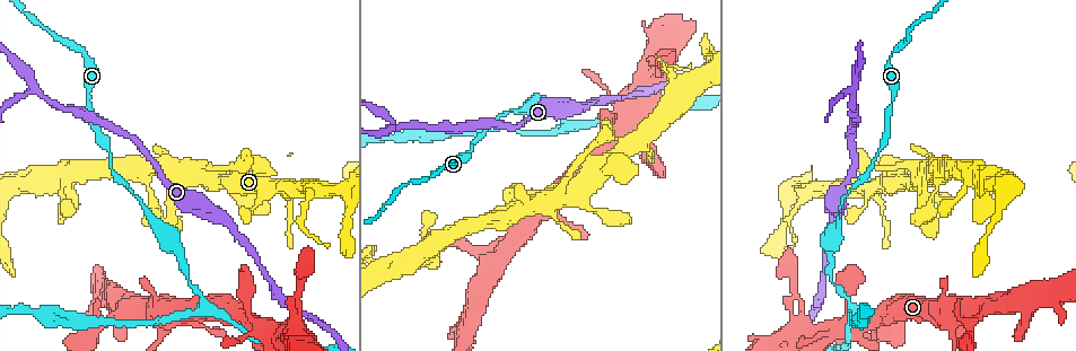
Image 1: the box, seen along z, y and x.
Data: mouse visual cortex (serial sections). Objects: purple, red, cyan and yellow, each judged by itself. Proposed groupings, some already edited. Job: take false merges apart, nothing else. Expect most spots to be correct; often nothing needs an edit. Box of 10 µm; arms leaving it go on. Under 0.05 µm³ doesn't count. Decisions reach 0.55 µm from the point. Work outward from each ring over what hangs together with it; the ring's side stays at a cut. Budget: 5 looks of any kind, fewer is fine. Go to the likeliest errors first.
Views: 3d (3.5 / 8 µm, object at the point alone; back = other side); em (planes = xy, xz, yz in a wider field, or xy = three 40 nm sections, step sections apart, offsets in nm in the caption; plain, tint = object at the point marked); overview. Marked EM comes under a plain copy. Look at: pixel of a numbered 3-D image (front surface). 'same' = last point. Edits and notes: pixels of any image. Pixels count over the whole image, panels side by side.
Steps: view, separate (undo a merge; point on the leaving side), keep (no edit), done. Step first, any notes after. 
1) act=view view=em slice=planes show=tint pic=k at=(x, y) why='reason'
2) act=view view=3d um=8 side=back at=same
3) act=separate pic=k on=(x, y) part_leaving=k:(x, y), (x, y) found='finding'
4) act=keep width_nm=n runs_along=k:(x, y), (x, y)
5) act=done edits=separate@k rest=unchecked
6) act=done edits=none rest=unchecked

act=view view=3d um=8 side=back pic=1 at=(403, 126) why='branch point'

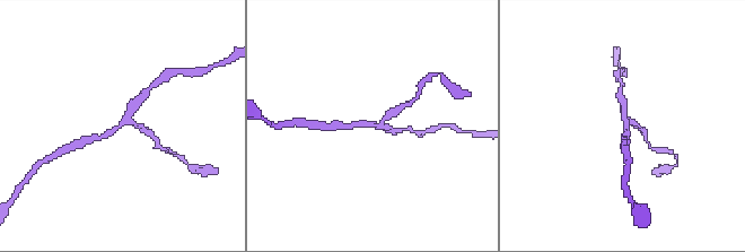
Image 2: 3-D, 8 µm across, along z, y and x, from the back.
act=view view=3d um=3.5 side=back at=same

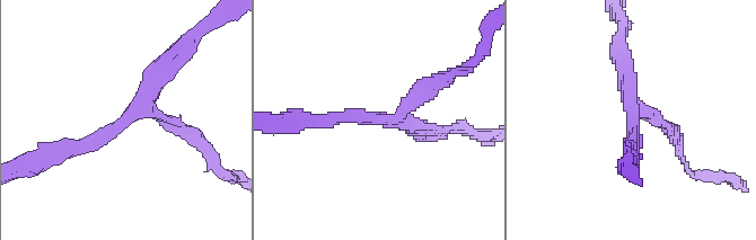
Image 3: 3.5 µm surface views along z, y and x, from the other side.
act=view view=em slice=xy step=5 show=tint pic=3 at=(132, 113) arms=3 arm_widths_nm=150,200,250

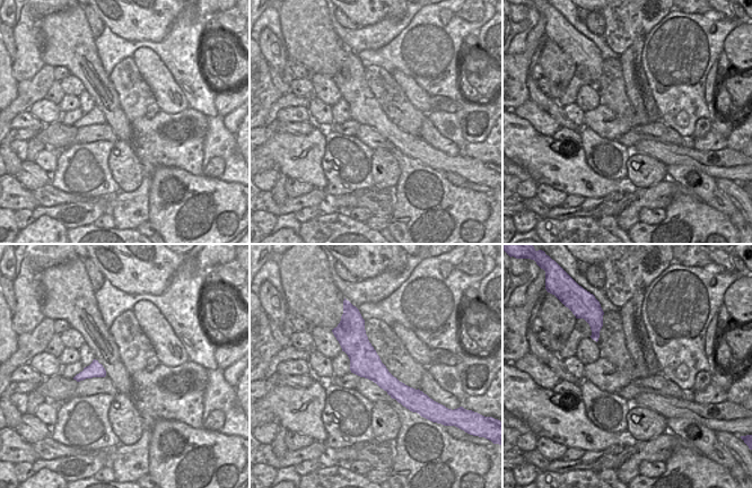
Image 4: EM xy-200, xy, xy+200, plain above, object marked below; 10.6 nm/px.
act=keep runs_along=3:(66, 151), (117, 126), (176, 51) found='continuous, no second cell'

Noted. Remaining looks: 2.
act=view view=3d um=3.5 pic=1 at=(202, 306) why='abrupt turn'

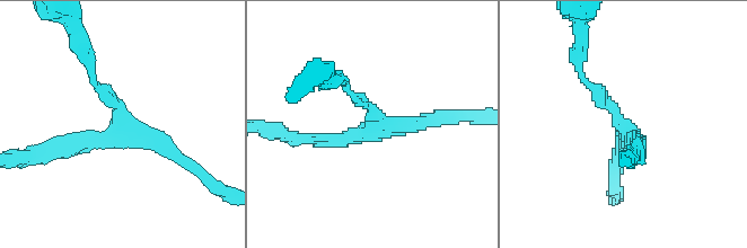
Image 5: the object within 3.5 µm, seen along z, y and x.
act=keep arms=3 runs_along=5:(581, 72), (636, 138), (639, 152) found='all the same cell'

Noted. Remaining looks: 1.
act=done edits=none rest=unchecked

